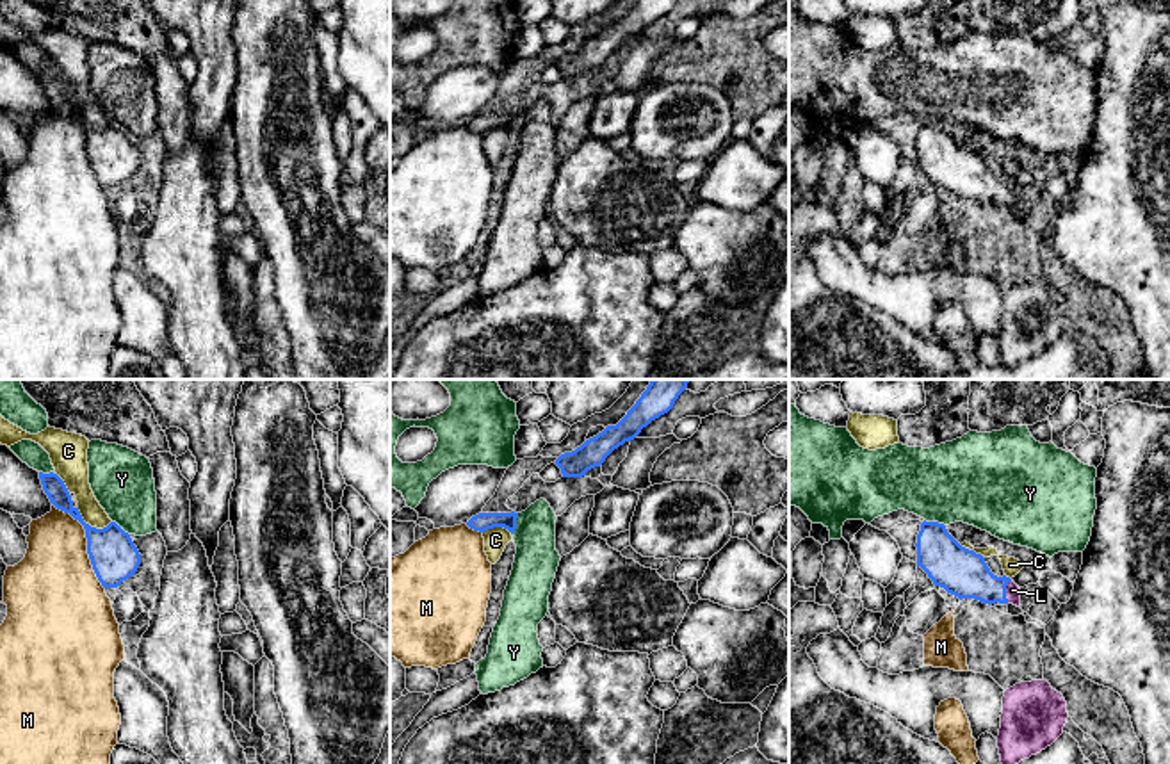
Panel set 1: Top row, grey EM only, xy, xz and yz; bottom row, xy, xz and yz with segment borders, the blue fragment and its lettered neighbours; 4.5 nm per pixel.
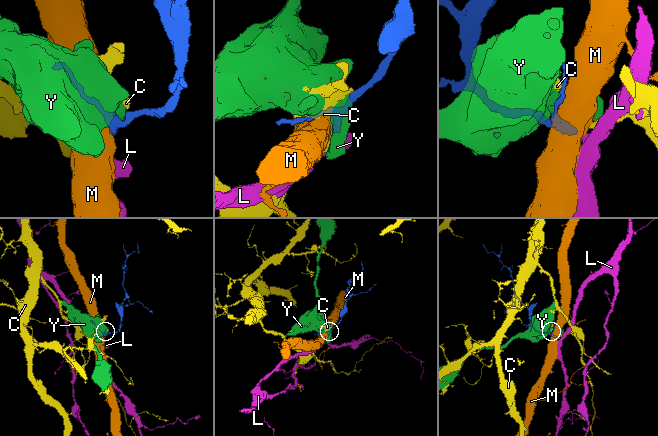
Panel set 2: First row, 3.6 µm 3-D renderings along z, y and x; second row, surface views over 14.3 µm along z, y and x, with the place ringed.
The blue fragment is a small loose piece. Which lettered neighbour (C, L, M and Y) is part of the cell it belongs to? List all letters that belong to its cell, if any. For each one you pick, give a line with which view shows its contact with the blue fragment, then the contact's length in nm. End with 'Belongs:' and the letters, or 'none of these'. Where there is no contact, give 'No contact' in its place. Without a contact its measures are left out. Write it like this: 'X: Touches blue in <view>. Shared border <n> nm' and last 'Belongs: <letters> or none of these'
L: Touches blue in yz. Shared border 110 nm
Belongs: L

